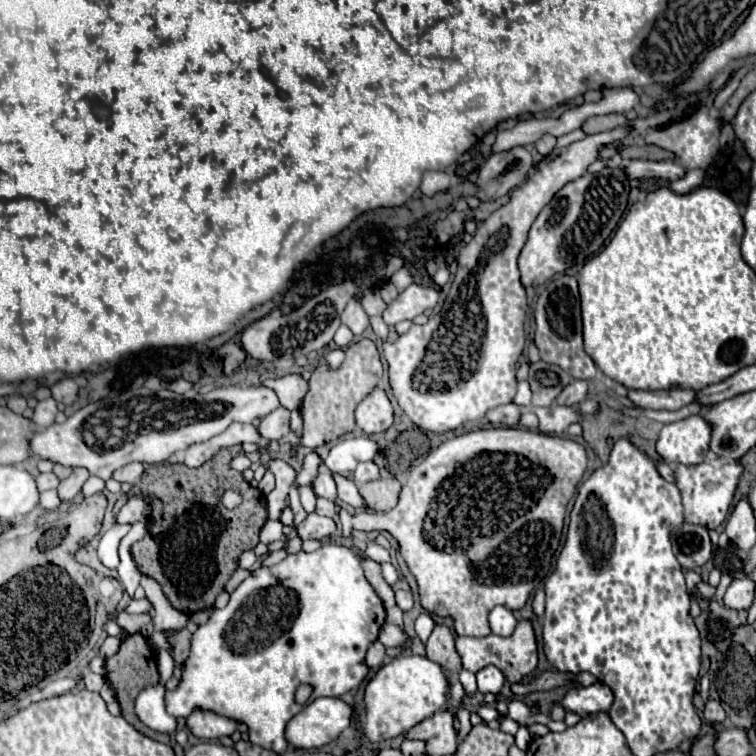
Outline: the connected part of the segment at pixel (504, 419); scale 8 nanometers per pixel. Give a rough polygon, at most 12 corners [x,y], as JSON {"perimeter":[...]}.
{"perimeter":[[504,404],[486,414],[494,426],[518,426],[520,406]]}

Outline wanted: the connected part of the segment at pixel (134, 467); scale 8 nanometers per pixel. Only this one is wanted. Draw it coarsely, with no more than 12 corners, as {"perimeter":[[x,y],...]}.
{"perimeter":[[134,462],[114,472],[114,480],[136,484],[144,464]]}

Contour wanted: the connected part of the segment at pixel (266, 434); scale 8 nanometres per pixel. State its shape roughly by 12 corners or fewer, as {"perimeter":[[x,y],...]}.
{"perimeter":[[280,406],[258,426],[264,442],[290,432],[290,412]]}

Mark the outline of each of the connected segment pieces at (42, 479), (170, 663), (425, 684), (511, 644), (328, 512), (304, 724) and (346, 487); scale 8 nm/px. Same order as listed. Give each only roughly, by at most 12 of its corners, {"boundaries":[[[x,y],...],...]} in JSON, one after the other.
{"boundaries":[[[54,472],[36,478],[38,490],[50,490],[60,484]],[[154,646],[158,654],[160,682],[166,684],[174,672],[170,652]],[[402,654],[368,682],[372,744],[450,710],[448,676]],[[528,620],[508,638],[456,636],[462,668],[520,682],[538,664]],[[319,497],[315,512],[320,516],[332,518],[335,502]],[[316,698],[286,726],[294,748],[320,748],[352,722],[340,698]],[[332,472],[338,500],[366,508],[358,488],[344,474]]]}

